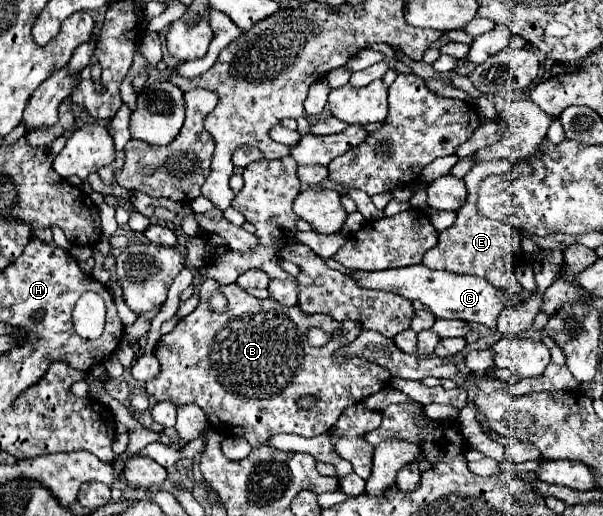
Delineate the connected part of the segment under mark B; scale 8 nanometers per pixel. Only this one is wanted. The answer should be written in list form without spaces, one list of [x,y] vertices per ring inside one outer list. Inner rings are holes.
[[[205,280],[199,288],[199,306],[189,316],[179,320],[175,330],[161,336],[155,348],[155,356],[161,362],[161,374],[149,380],[145,384],[145,390],[155,402],[171,402],[175,406],[197,404],[199,408],[203,408],[209,424],[217,432],[231,436],[237,432],[237,428],[241,428],[241,436],[245,436],[253,448],[263,446],[265,440],[269,440],[269,436],[277,432],[291,432],[291,434],[313,438],[327,432],[327,428],[337,422],[339,414],[347,406],[361,402],[363,398],[387,388],[391,380],[385,368],[373,362],[365,362],[361,358],[349,360],[345,364],[333,362],[335,350],[351,342],[355,336],[359,336],[361,330],[363,330],[361,324],[351,320],[335,322],[333,318],[325,314],[307,314],[299,306],[289,308],[279,304],[273,298],[259,300],[247,294],[245,290],[237,288],[237,284],[219,286],[215,280]],[[213,290],[221,290],[229,302],[229,310],[221,316],[213,314],[207,306],[207,298]],[[311,326],[317,326],[329,334],[333,332],[339,332],[339,334],[333,336],[325,346],[311,348],[305,336],[307,328]],[[305,394],[317,396],[319,402],[309,410],[299,410],[297,400],[299,396],[305,396]]]

